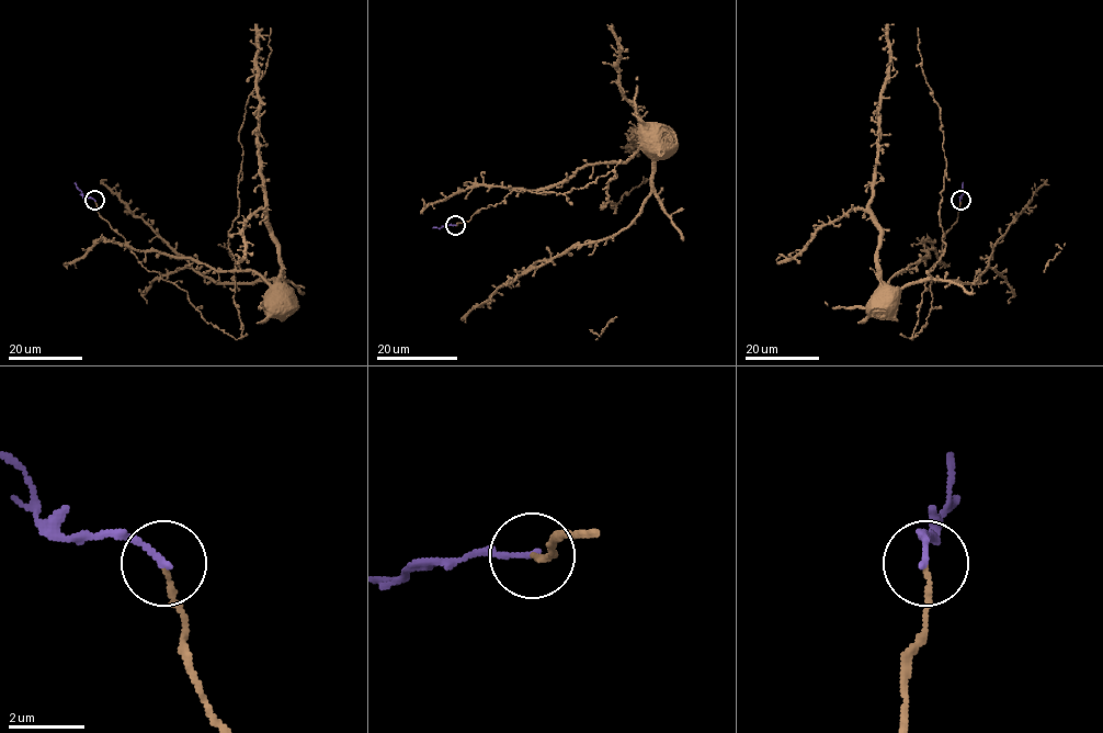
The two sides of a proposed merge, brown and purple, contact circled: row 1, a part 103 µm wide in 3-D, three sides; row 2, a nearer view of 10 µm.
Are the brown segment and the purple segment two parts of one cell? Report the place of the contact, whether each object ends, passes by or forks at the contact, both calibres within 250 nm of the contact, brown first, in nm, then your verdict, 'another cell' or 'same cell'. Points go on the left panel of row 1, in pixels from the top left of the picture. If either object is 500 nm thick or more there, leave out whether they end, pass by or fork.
at (94, 200); brown ends there; purple ends there; 120 nm thick on the brown side, 170 nm on the other; another cell

